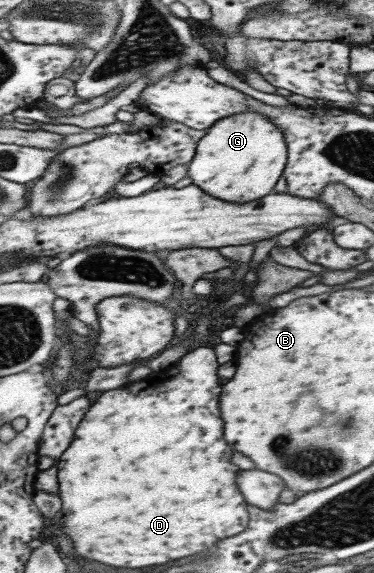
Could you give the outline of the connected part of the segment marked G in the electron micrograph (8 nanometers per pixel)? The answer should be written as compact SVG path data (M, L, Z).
M244 111L216 120L204 132L187 165L192 184L208 195L234 203L252 201L272 191L287 160L283 133L274 123L264 115Z

